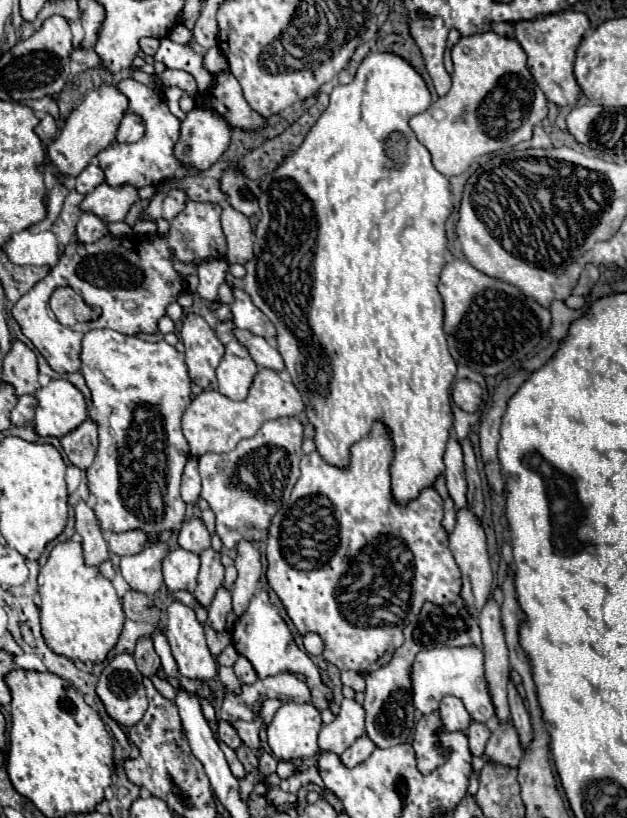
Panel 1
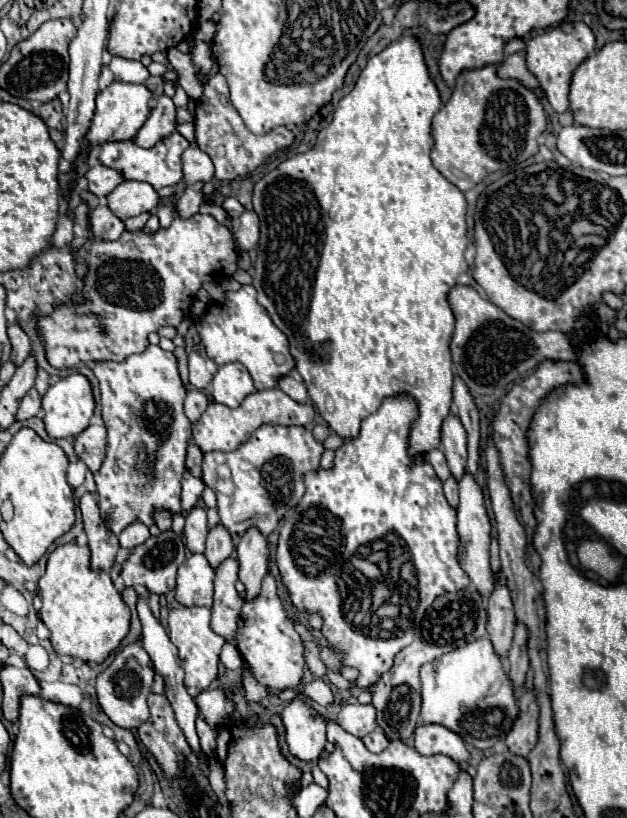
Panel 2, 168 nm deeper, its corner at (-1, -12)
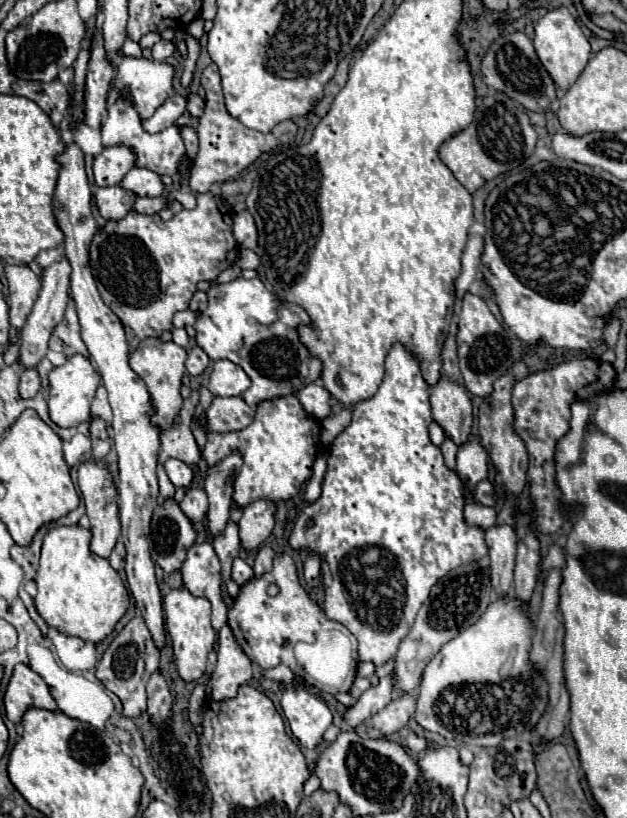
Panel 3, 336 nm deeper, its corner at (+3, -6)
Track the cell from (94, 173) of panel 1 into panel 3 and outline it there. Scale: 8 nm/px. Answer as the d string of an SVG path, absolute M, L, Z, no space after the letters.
M125 146L105 148L93 162L93 174L97 186L117 186L123 176L133 168L133 152Z

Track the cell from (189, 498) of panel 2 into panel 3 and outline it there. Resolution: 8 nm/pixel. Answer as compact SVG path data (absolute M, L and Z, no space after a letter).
M171 458L171 460L165 462L165 470L167 470L167 476L169 476L169 480L173 482L175 488L191 488L193 470L187 464Z

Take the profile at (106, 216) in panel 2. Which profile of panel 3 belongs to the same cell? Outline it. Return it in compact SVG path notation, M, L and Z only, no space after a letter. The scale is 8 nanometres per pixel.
M121 186L97 188L95 190L95 202L97 202L99 214L105 220L121 220L133 208L135 194L129 194Z

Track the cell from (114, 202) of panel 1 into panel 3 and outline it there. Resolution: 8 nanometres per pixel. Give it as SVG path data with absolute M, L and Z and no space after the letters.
M133 168L129 174L121 180L121 186L135 196L161 196L163 194L163 184L157 174L145 168Z

